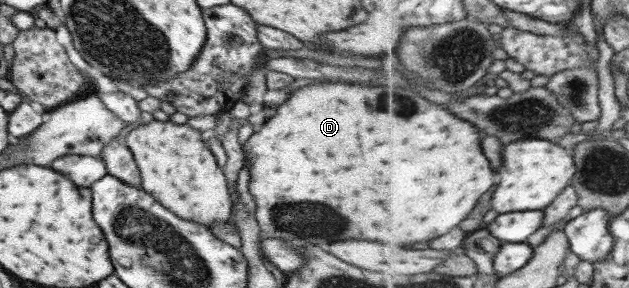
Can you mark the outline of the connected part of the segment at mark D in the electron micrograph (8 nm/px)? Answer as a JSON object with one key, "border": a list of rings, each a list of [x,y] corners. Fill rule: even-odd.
{"border":[[[318,83],[318,85],[306,85],[298,91],[290,93],[284,103],[276,107],[276,113],[263,122],[264,125],[252,133],[243,145],[243,151],[248,157],[248,193],[252,196],[255,205],[255,220],[260,231],[258,239],[280,239],[290,242],[302,241],[302,243],[334,243],[344,239],[366,239],[366,241],[378,241],[384,245],[410,245],[410,243],[422,243],[432,241],[436,237],[442,237],[450,233],[454,227],[458,227],[478,205],[480,197],[496,185],[496,175],[492,171],[492,165],[488,157],[482,153],[482,137],[476,127],[472,127],[466,121],[456,119],[450,111],[444,111],[440,105],[426,101],[420,97],[420,105],[408,113],[406,109],[382,109],[372,107],[364,101],[362,89],[356,85],[338,85],[338,83]]]}

